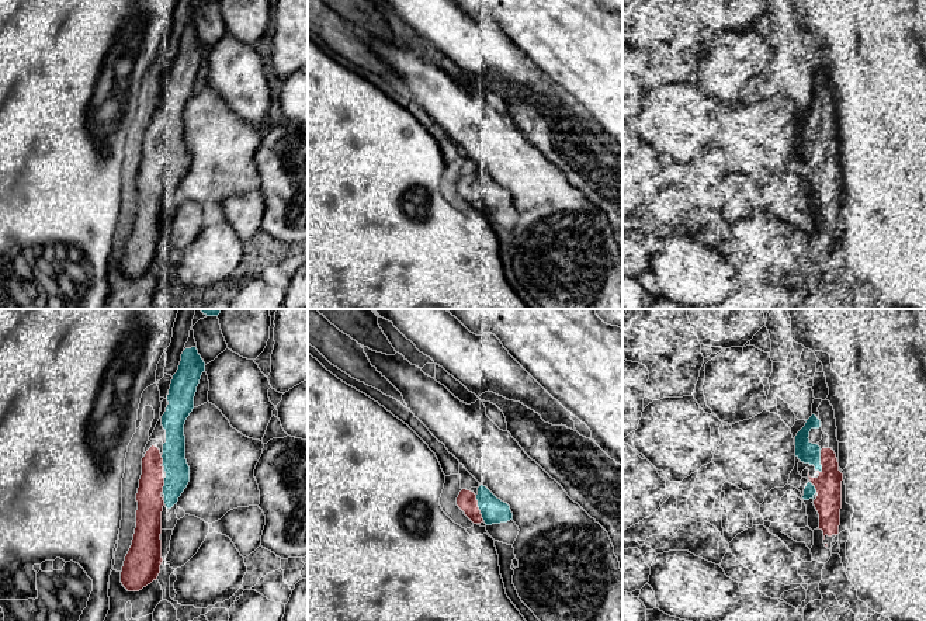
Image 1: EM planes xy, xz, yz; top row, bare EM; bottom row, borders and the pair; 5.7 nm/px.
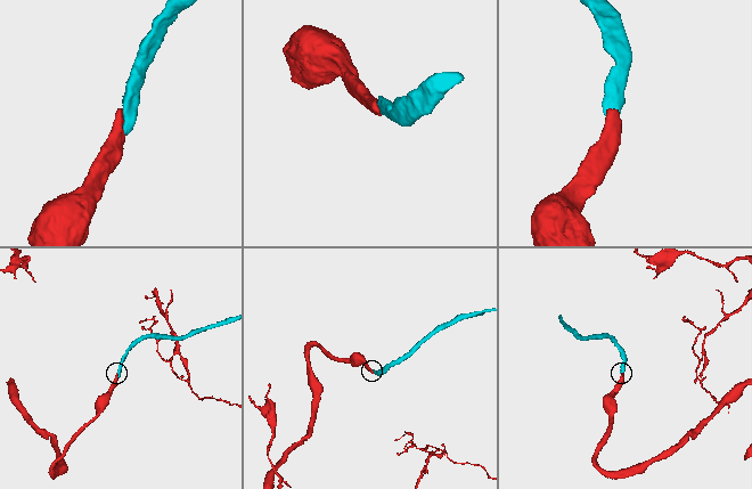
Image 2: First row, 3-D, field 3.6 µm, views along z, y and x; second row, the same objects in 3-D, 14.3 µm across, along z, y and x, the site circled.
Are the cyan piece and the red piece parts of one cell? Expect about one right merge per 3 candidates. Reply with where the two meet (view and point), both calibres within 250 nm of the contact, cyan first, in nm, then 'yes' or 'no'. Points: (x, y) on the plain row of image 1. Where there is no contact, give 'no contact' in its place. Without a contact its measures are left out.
meets cyan in yz at (819, 146); 120 nm thick on the cyan side, 160 nm on the other; yes

